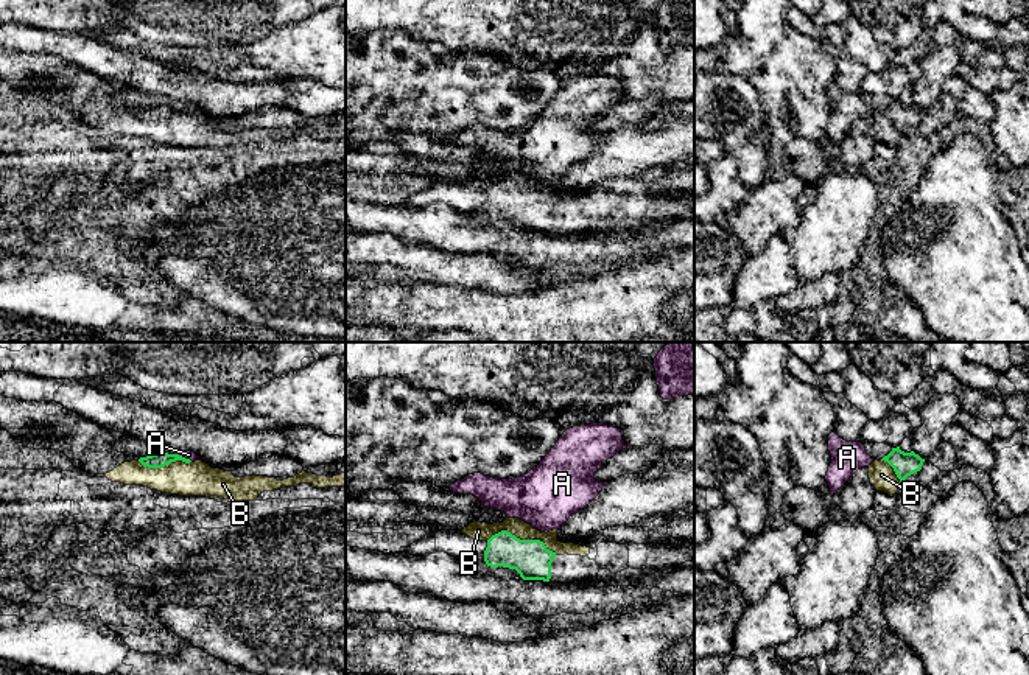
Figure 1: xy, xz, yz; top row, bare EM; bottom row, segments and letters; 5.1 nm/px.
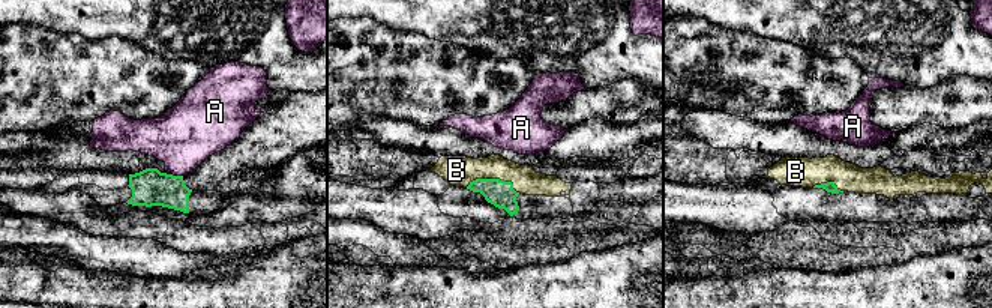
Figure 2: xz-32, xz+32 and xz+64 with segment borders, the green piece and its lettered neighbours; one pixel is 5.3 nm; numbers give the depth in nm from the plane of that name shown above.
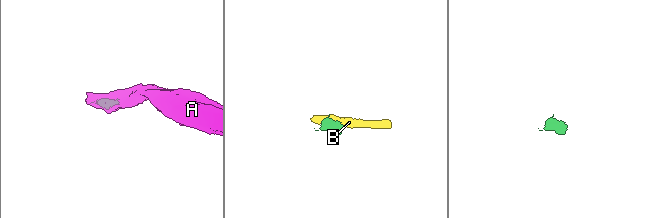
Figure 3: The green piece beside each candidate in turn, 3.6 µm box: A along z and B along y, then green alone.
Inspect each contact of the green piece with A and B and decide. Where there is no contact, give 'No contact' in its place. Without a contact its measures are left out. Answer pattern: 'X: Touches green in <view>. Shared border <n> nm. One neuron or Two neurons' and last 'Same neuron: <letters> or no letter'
A: Touches green in xy. Shared border 90 nm. Two neurons
B: Touches green in xz. Shared border 380 nm. One neuron
Same neuron: B

